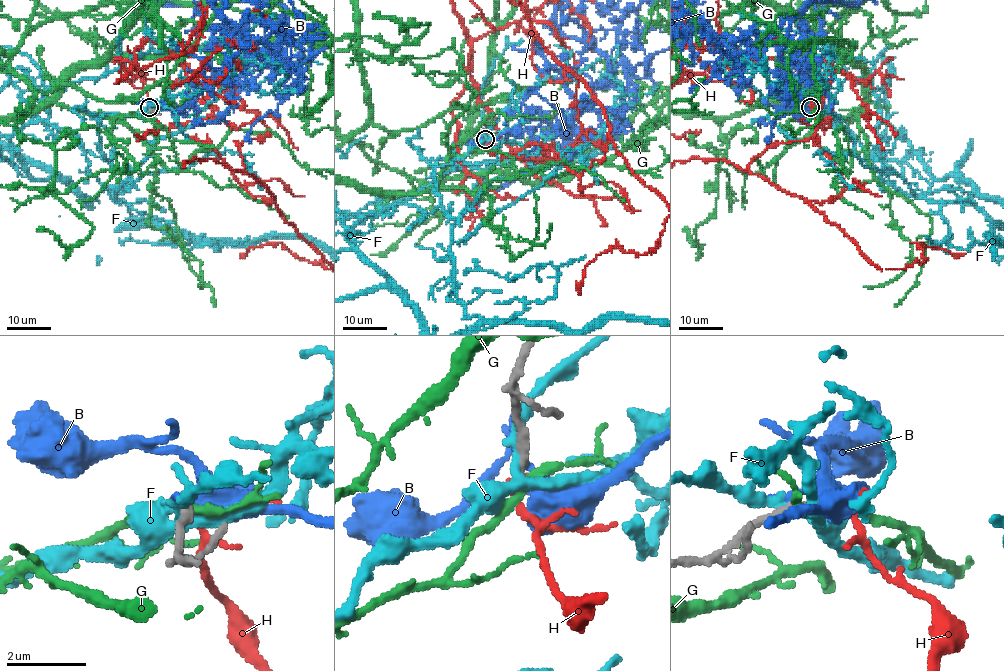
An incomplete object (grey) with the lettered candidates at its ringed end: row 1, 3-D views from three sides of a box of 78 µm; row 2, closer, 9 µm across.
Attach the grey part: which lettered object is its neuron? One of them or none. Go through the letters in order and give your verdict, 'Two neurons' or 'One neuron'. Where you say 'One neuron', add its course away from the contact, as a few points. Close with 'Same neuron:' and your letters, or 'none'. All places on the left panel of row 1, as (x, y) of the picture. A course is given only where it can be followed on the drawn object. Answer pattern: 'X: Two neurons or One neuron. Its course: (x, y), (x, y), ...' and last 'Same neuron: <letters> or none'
B: Two neurons
F: Two neurons
G: Two neurons
H: Two neurons
Same neuron: none

